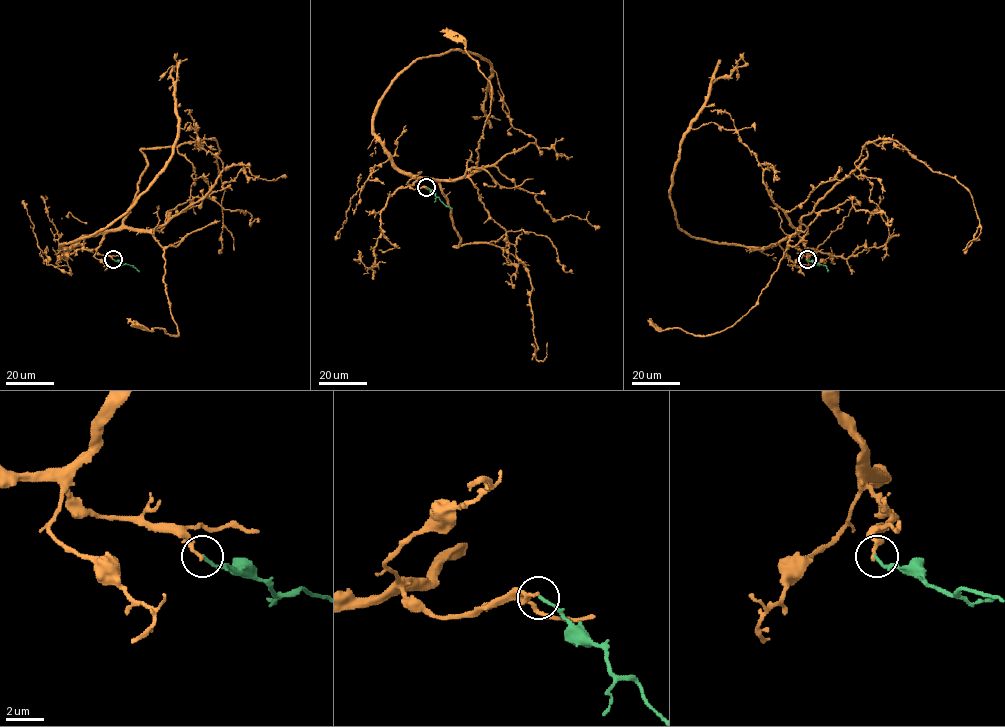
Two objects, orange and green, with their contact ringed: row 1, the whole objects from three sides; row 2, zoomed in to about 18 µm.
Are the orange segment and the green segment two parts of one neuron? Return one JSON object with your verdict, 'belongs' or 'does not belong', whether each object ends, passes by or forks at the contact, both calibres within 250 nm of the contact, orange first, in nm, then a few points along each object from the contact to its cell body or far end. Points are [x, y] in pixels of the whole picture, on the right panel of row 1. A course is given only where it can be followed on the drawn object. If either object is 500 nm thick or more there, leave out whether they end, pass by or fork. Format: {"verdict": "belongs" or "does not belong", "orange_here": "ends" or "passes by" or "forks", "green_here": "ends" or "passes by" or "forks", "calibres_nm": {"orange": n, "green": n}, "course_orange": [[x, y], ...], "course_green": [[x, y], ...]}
{"verdict": "does not belong", "orange_here": "ends", "green_here": "ends", "calibres_nm": {"orange": 180, "green": 160}, "course_orange": [[806, 259], [800, 219], [867, 156], [863, 147], [878, 139], [899, 142], [969, 192], [981, 232], [962, 250]], "course_green": [[807, 259], [824, 265], [828, 272]]}

